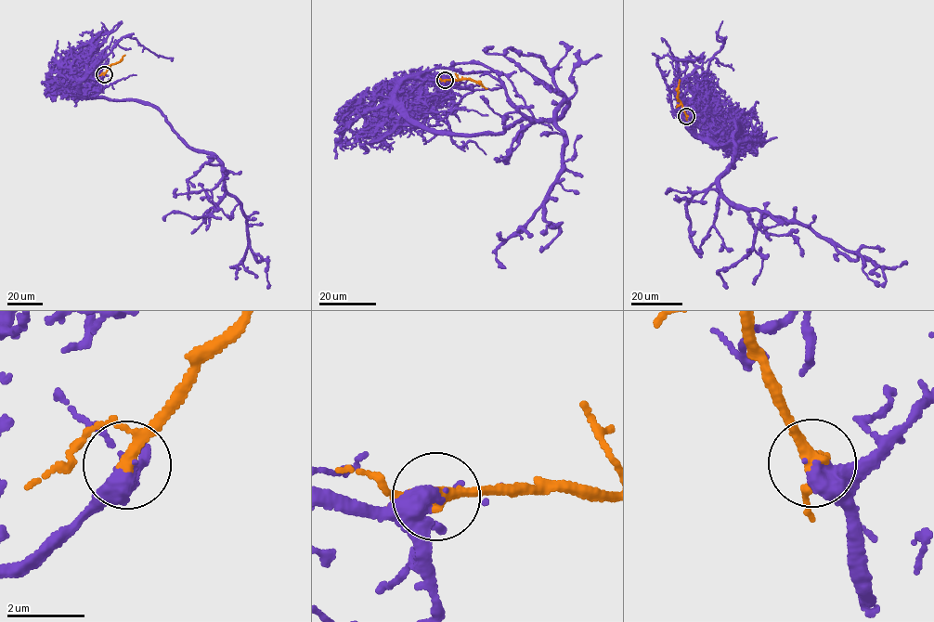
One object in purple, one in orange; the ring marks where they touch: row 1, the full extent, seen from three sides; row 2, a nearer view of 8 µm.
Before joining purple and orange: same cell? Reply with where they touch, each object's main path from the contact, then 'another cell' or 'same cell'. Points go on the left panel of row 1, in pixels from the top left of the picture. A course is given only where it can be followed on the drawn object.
at (104, 74); purple runs (103, 74), (83, 79), (81, 92), (149, 102), (189, 147), (221, 162), (251, 250), (266, 262), (267, 289); orange runs (104, 74), (110, 65), (124, 55); same cell

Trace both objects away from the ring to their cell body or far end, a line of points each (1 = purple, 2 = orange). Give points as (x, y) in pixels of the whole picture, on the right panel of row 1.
1: (686, 116), (714, 144), (732, 140), (738, 123), (721, 194), (807, 225), (851, 259), (857, 253), (878, 287)
2: (686, 116), (677, 97), (679, 80)

